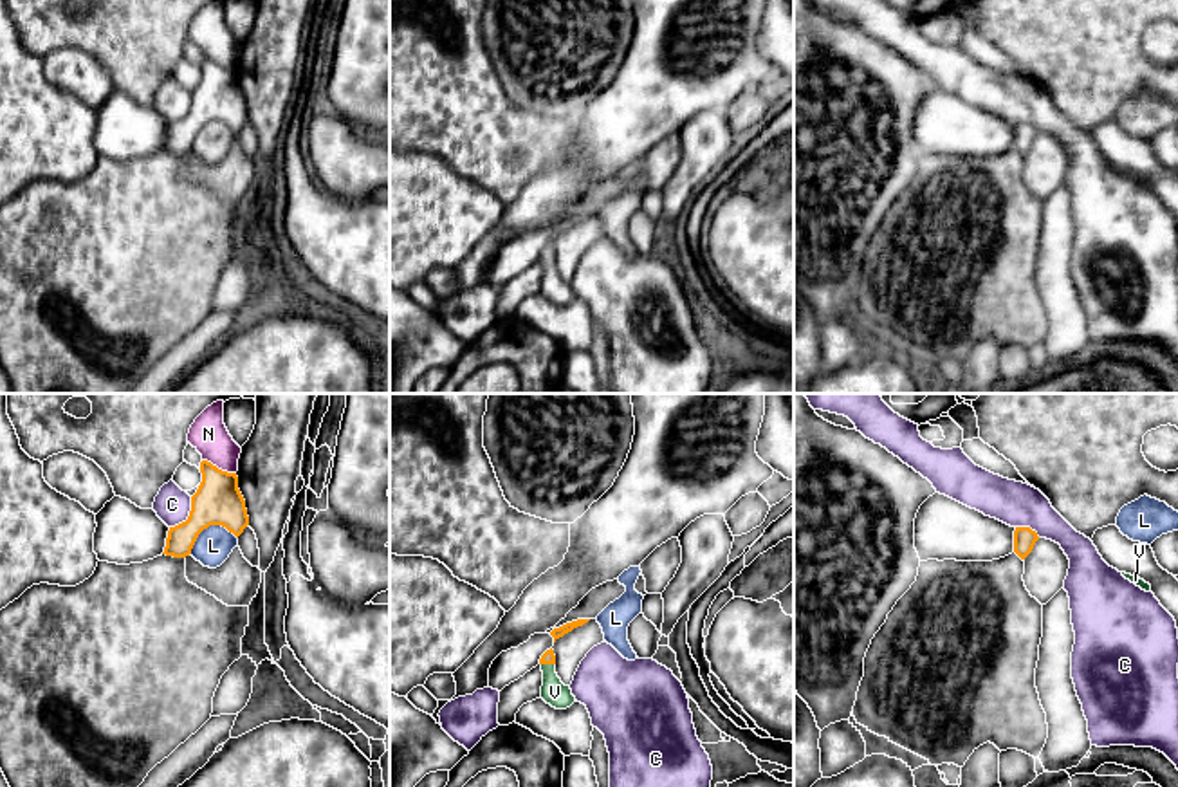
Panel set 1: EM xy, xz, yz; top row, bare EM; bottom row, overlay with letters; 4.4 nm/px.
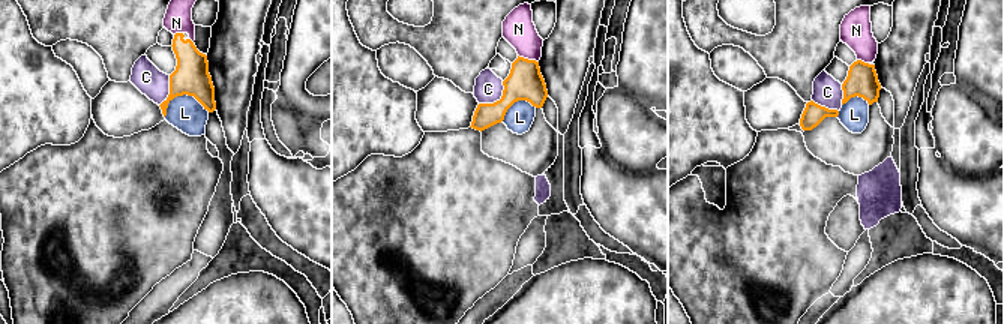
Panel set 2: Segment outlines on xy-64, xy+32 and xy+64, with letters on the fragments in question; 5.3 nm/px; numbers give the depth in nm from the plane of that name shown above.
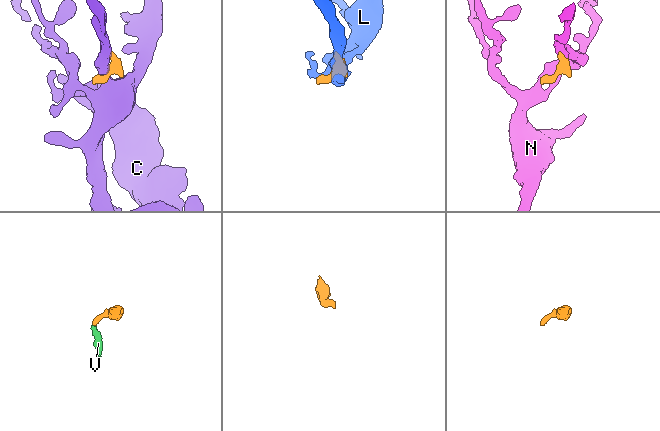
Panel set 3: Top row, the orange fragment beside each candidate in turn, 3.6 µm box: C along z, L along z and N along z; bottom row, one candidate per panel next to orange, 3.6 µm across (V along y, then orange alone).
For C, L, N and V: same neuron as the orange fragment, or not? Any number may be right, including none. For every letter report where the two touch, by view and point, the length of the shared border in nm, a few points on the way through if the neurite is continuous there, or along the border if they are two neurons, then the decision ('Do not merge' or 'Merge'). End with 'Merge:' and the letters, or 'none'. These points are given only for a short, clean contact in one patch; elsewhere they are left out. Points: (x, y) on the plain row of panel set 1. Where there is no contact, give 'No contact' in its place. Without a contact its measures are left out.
C: Touches orange at xy (188, 112). Shared border 170 nm. Boundary: xy (192, 92), (188, 112), (170, 123). Do not merge
L: Touches orange at xy (208, 121). Shared border 220 nm. Boundary: xy (237, 132), (220, 121), (208, 121), (190, 148). Do not merge
N: Touches orange at xy (217, 64). Shared border 170 nm. Boundary: xy (202, 55), (235, 69). Do not merge
V: Touches orange at xz (549, 259). Shared border 60 nm. Path across: xz (547, 253), (549, 259), (554, 287). Merge
Merge: V

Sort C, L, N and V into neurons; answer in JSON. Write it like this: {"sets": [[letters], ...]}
{"sets": [["C"], ["L"], ["N"], ["V"]]}

